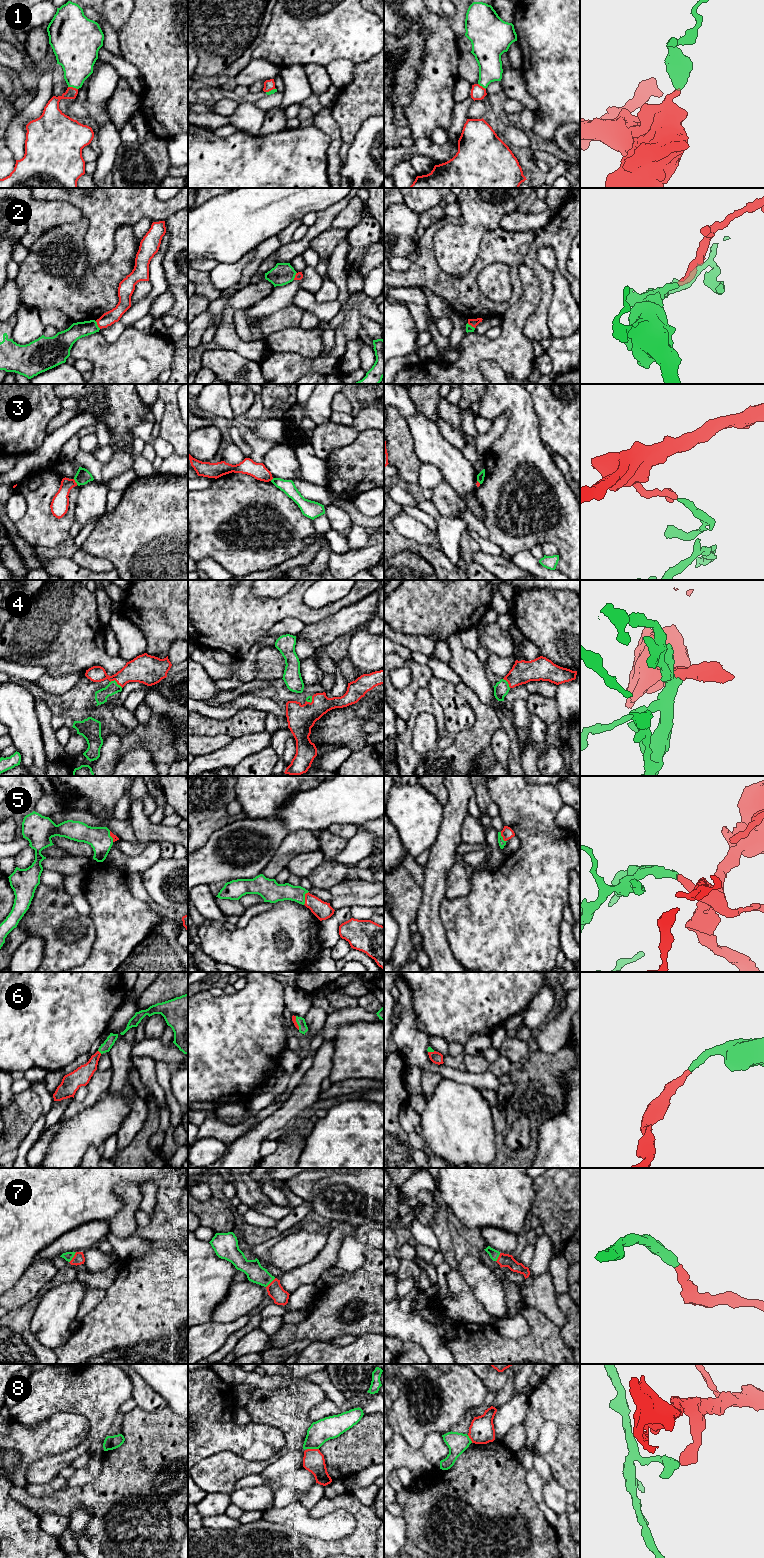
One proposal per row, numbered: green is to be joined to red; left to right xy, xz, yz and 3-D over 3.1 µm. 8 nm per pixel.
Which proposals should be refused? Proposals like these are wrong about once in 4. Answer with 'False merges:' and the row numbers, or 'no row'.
False merges: 2, 3, 8

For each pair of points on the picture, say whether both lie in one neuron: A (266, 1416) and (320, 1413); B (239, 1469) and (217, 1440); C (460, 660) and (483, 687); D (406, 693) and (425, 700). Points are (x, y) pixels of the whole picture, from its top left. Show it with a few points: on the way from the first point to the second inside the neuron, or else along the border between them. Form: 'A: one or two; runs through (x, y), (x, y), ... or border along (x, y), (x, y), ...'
A: two; border along (326, 1399), (311, 1409), (308, 1415), (311, 1423)
B: two; border along (247, 1459), (230, 1451), (219, 1451), (203, 1460)
C: one; runs through (466, 667), (477, 680)
D: two; border along (426, 686), (418, 690), (414, 707), (407, 719)

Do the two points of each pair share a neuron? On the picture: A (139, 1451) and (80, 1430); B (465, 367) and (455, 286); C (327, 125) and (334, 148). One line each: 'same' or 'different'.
A: different
B: different
C: same

